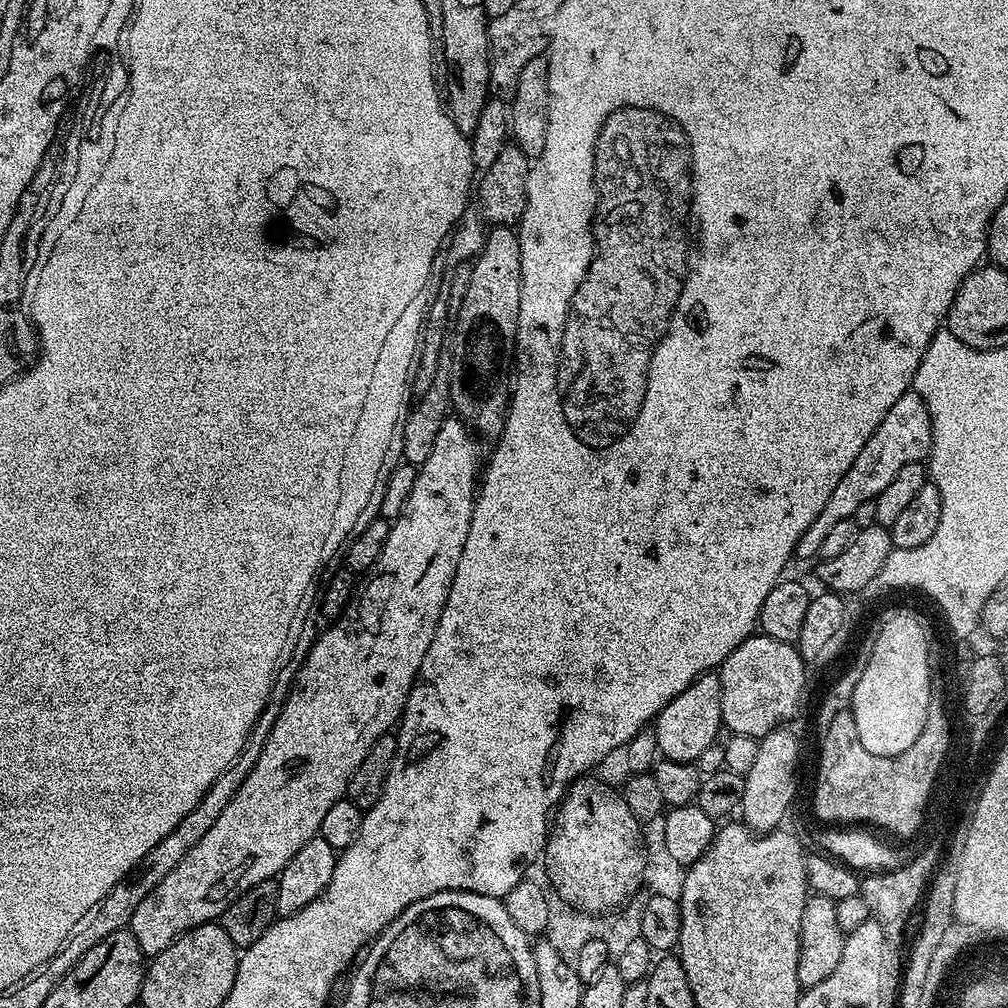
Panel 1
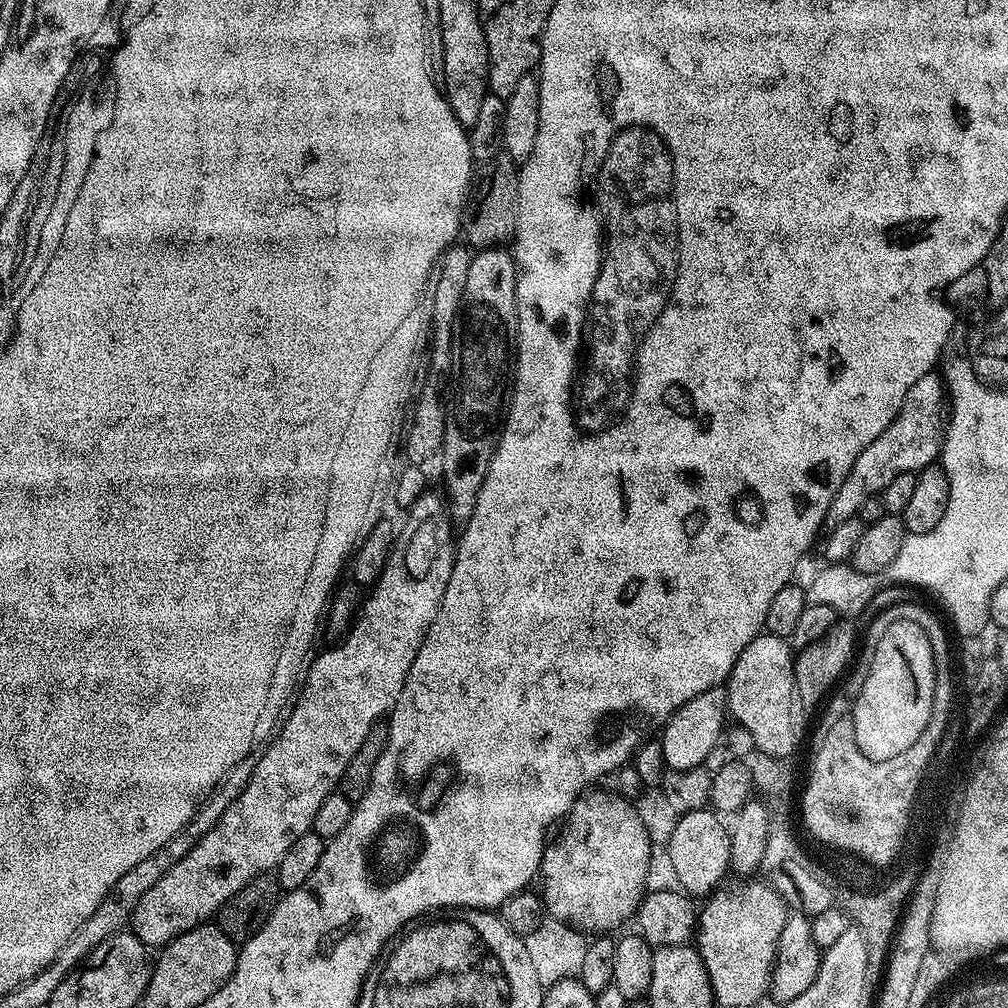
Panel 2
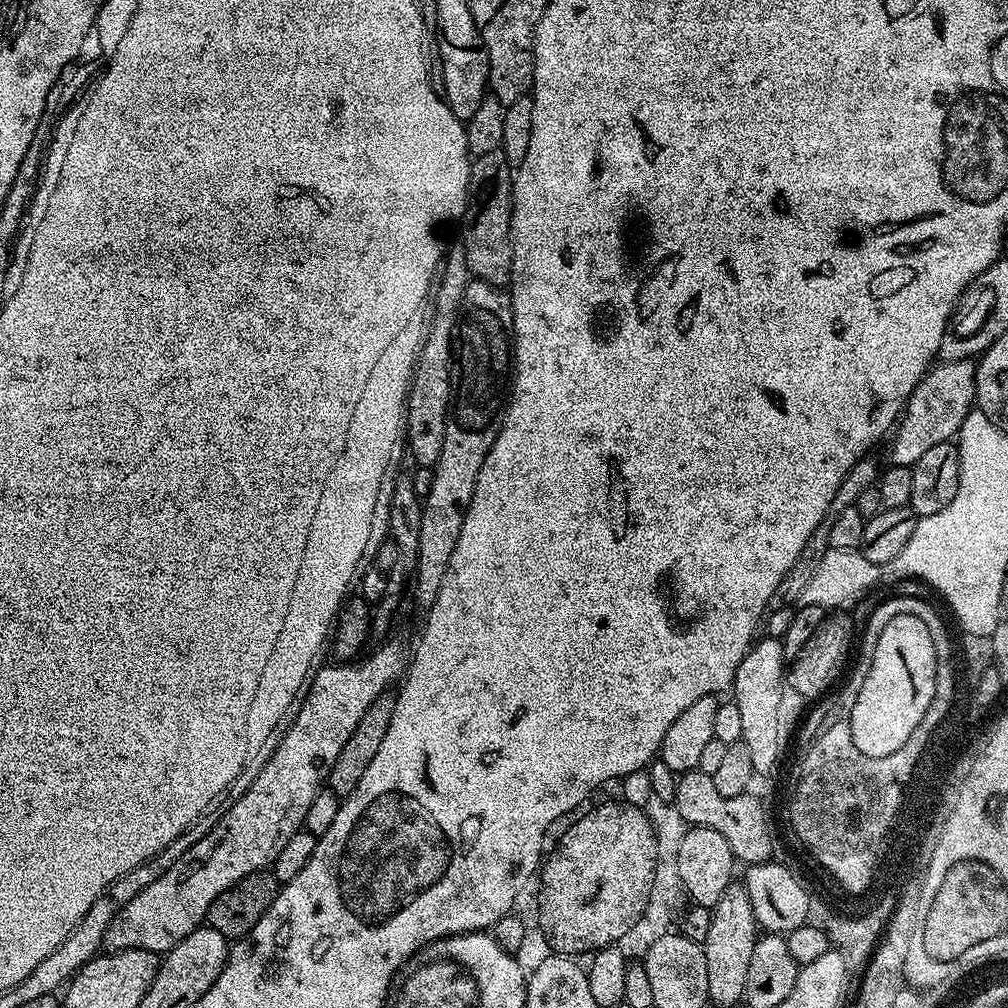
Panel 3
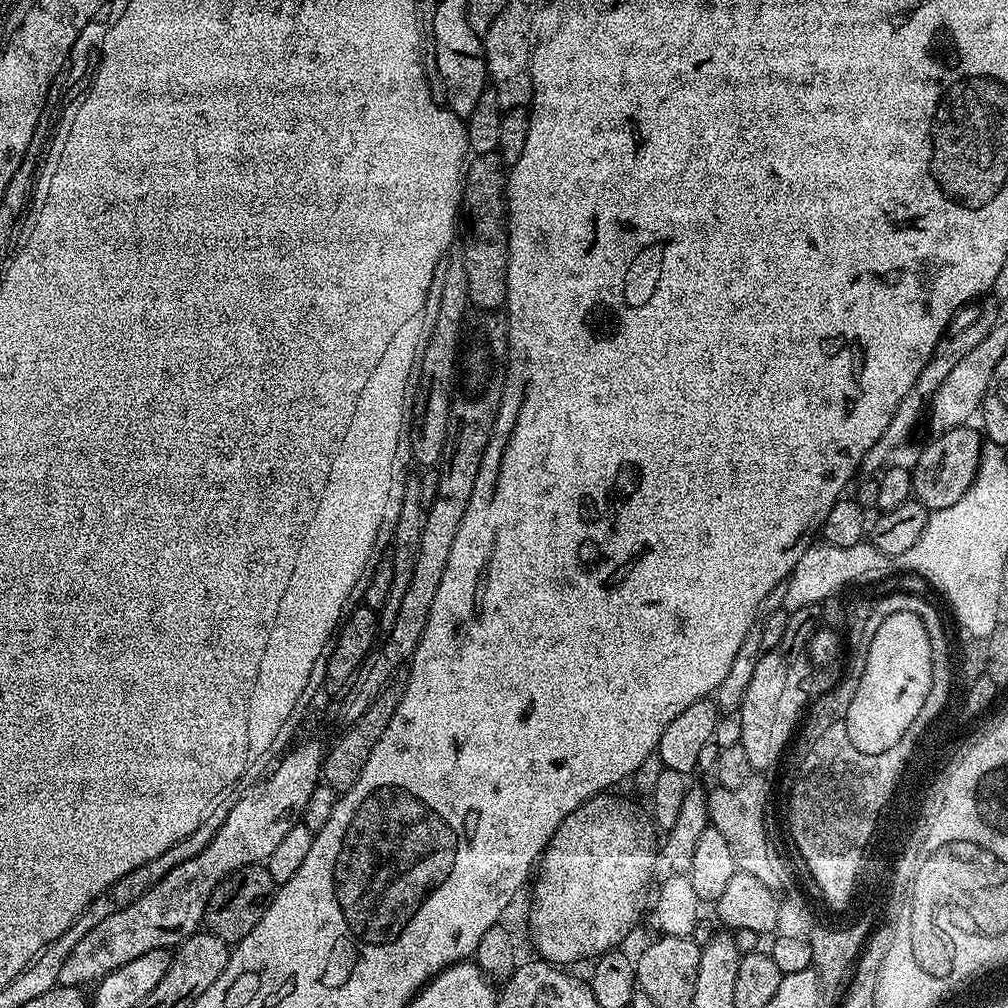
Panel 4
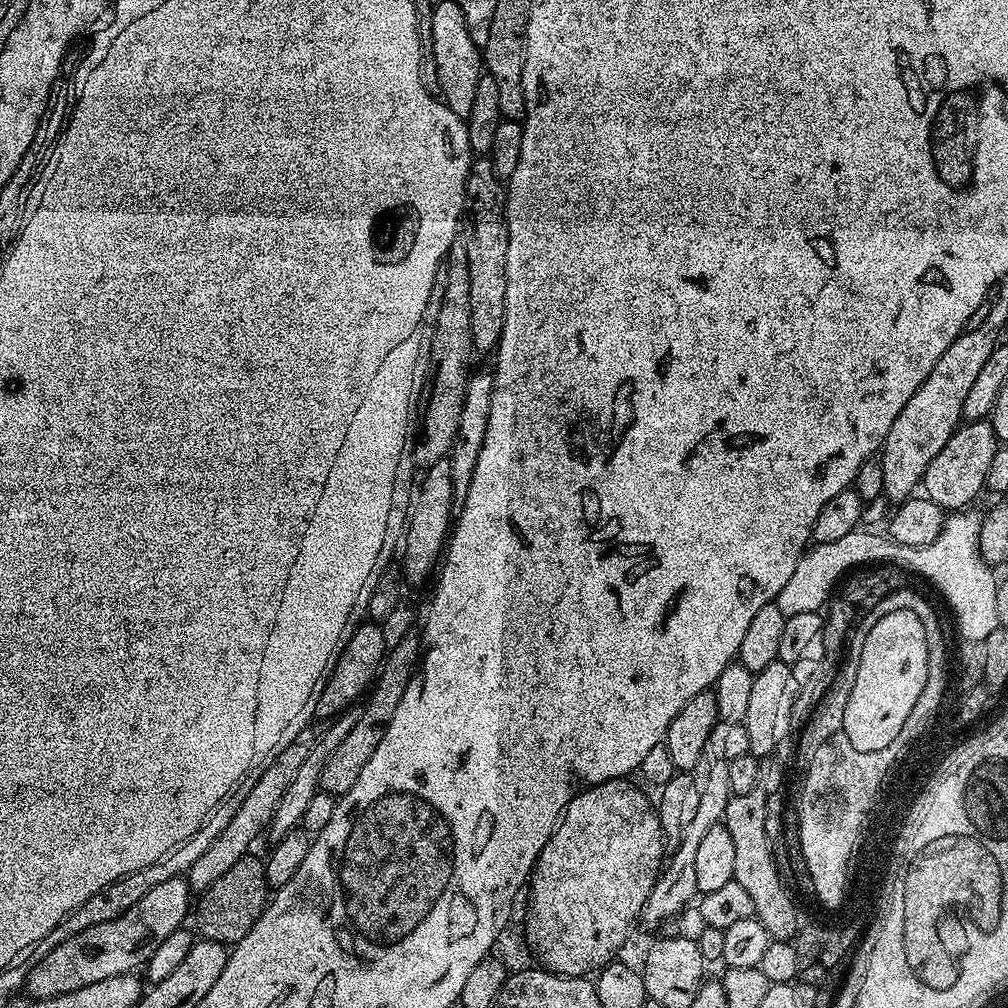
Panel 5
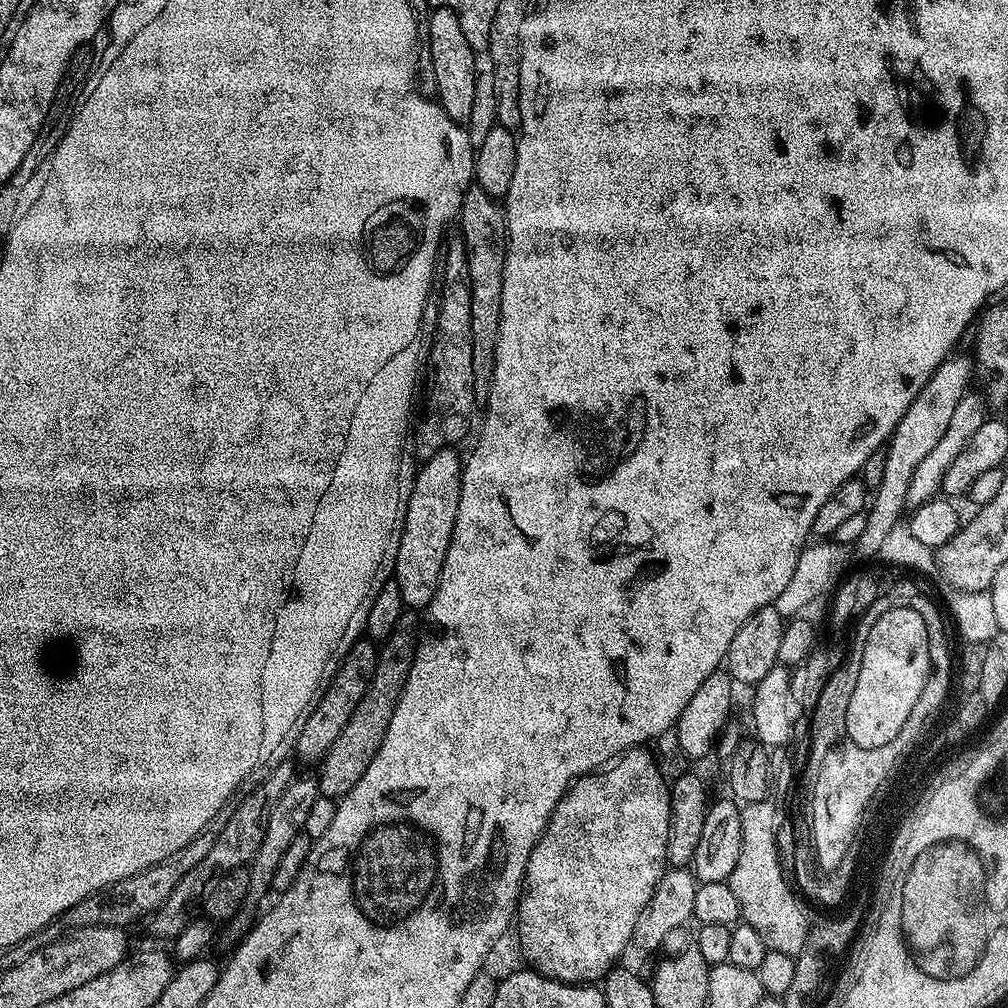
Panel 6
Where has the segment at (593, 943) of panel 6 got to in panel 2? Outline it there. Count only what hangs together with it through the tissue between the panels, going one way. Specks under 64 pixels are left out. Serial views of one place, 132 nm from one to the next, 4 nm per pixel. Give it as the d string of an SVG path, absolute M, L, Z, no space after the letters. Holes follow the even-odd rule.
M589 790L578 797L564 817L556 841L545 847L538 880L544 883L542 903L551 919L560 920L585 934L612 934L615 928L635 917L636 909L646 895L646 870L652 855L646 850L649 836L645 834L645 828L638 827L635 803L623 800L615 790L596 791Z

